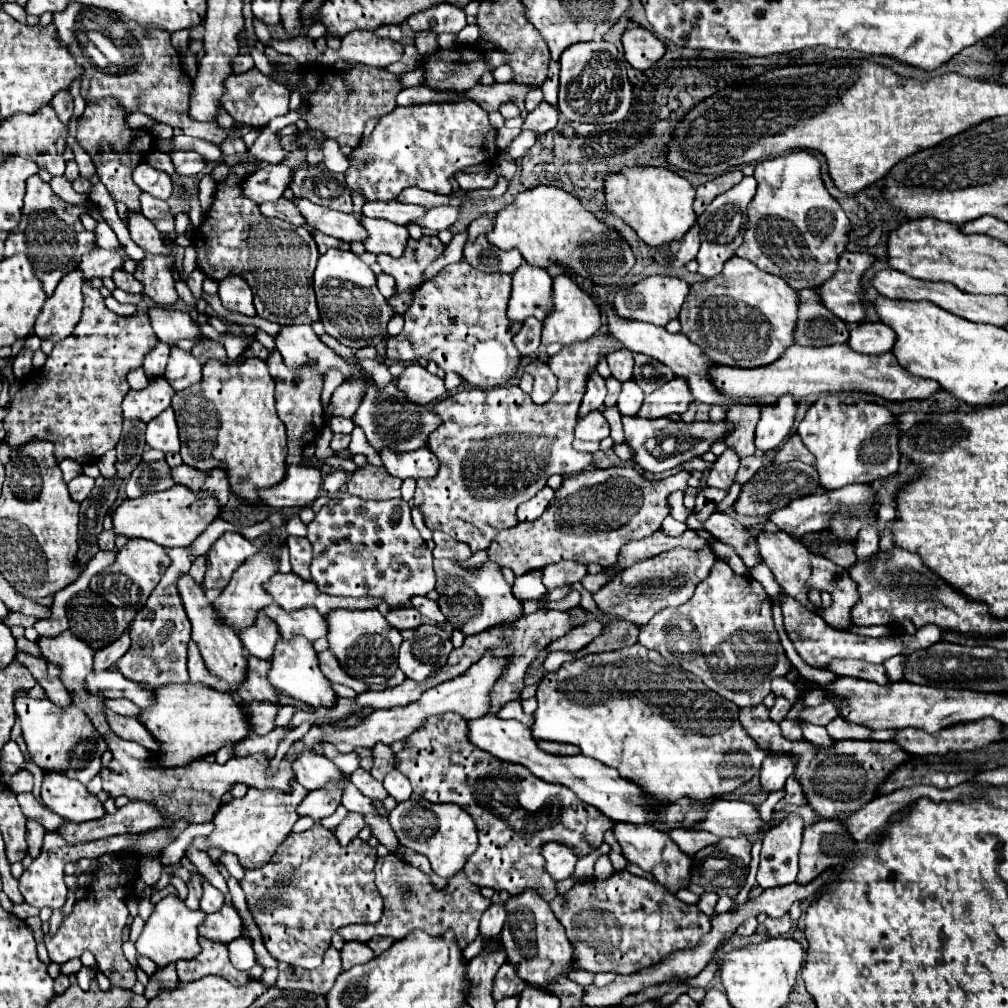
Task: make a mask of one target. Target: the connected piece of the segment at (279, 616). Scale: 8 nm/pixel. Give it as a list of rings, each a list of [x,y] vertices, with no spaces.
[[[269,605],[263,609],[267,617],[271,617],[283,635],[283,639],[291,639],[295,635],[303,635],[309,641],[317,641],[327,635],[327,621],[315,607],[303,607],[293,613],[283,611],[279,605]]]

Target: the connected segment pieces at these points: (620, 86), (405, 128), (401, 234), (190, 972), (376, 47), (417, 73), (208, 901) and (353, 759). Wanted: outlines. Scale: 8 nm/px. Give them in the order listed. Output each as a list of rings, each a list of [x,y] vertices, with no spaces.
[[[607,41],[579,43],[563,51],[559,75],[559,111],[569,121],[579,123],[613,123],[623,121],[631,109],[633,87],[627,79],[627,61],[623,51]]]
[[[469,99],[397,107],[383,115],[375,131],[353,151],[345,181],[351,193],[361,193],[365,201],[395,201],[407,187],[451,195],[449,179],[459,169],[497,161],[495,137],[497,131],[489,125],[487,111]]]
[[[361,217],[361,223],[369,233],[369,237],[365,239],[367,251],[375,255],[387,253],[391,257],[403,255],[403,249],[407,247],[407,239],[409,239],[409,233],[403,225],[383,219],[369,219],[369,217]]]
[[[205,937],[199,939],[199,945],[201,945],[201,953],[195,959],[191,959],[191,961],[177,961],[177,965],[175,965],[181,983],[197,981],[197,979],[203,979],[205,975],[223,977],[235,987],[243,987],[247,981],[251,981],[249,973],[237,971],[231,965],[231,961],[227,957],[227,945],[209,941]]]
[[[351,31],[343,37],[338,50],[327,48],[321,63],[333,66],[338,60],[355,61],[379,69],[389,67],[403,55],[403,45],[391,39],[377,39],[371,31]]]
[[[418,67],[412,72],[400,75],[401,84],[403,85],[404,88],[422,85],[424,82],[424,74],[425,68]]]
[[[209,881],[203,883],[203,899],[201,899],[201,909],[205,913],[215,913],[223,907],[223,893],[219,889],[215,889]]]
[[[325,745],[325,755],[335,761],[335,765],[339,765],[339,769],[345,773],[345,775],[351,775],[355,769],[359,769],[359,755],[341,755],[337,753],[337,749],[333,745]]]

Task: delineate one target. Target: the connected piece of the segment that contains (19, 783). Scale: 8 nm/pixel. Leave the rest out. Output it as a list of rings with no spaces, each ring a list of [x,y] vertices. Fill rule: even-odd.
[[[19,769],[13,777],[11,777],[11,783],[9,783],[9,789],[13,793],[23,793],[23,791],[31,791],[33,789],[33,775],[25,769]]]

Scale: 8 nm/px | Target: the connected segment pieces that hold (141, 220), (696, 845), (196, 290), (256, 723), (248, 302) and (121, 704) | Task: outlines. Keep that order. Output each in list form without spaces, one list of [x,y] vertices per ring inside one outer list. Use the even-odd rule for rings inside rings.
[[[129,213],[129,231],[131,239],[145,251],[145,253],[157,253],[157,255],[167,255],[167,247],[161,241],[159,231],[155,225],[139,213]]]
[[[677,829],[677,831],[671,831],[669,835],[677,841],[679,849],[683,853],[687,853],[689,857],[695,857],[695,853],[705,849],[707,845],[715,845],[715,843],[721,841],[719,837],[715,837],[715,835],[707,833],[707,831],[683,831],[683,829]]]
[[[196,268],[188,277],[186,283],[189,286],[196,302],[201,300],[201,294],[203,292],[202,284],[206,278],[205,273],[201,269]]]
[[[247,703],[247,711],[251,713],[251,733],[267,735],[273,729],[273,719],[277,715],[277,707],[273,703]]]
[[[227,277],[223,281],[219,281],[219,297],[221,303],[227,311],[231,313],[241,313],[247,317],[255,317],[255,307],[253,307],[253,295],[251,295],[251,287],[247,285],[247,281],[243,281],[243,277]]]
[[[105,699],[105,707],[109,707],[109,709],[113,709],[113,711],[117,711],[117,713],[125,713],[125,715],[131,715],[131,717],[137,717],[137,707],[131,703],[131,701],[127,701],[127,699]]]

